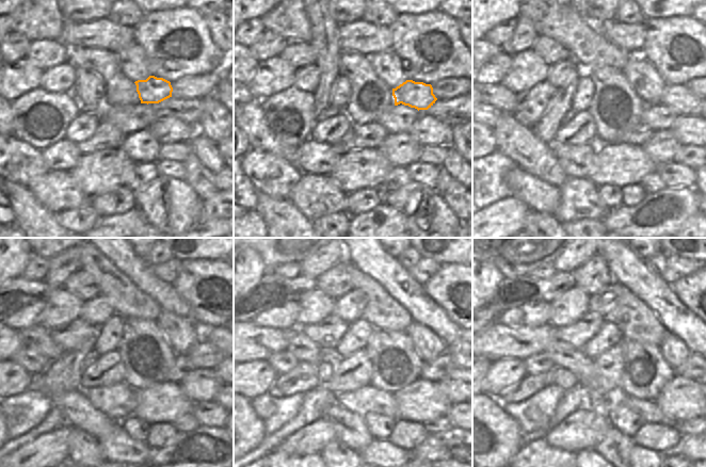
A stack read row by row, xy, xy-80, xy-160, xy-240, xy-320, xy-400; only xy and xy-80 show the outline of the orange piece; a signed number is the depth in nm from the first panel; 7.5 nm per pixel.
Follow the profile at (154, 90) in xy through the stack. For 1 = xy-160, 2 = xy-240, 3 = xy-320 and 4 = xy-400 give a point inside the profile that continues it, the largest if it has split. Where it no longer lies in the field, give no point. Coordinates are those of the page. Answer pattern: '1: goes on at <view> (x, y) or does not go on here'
1: goes on at xy-160 (678, 97)
2: goes on at xy-240 (211, 349)
3: goes on at xy-320 (450, 351)
4: does not go on here

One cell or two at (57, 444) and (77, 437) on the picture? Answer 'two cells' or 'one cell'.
two cells

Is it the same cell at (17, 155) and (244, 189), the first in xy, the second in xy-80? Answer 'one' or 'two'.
two

